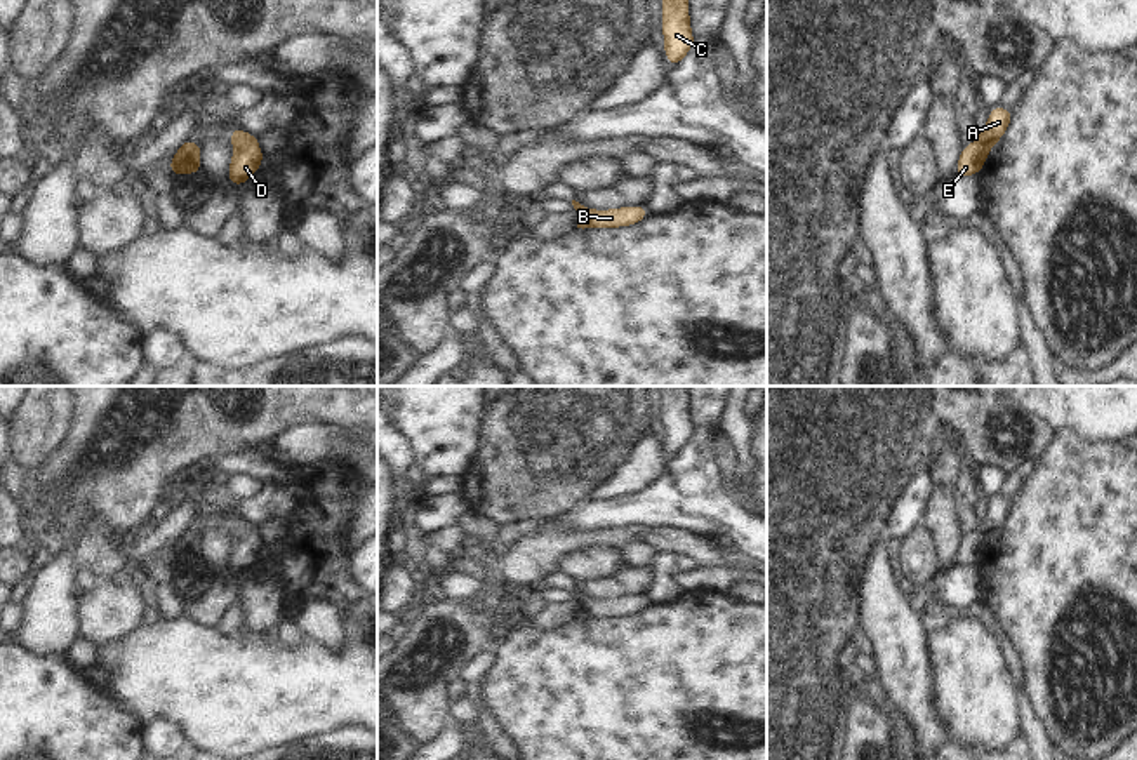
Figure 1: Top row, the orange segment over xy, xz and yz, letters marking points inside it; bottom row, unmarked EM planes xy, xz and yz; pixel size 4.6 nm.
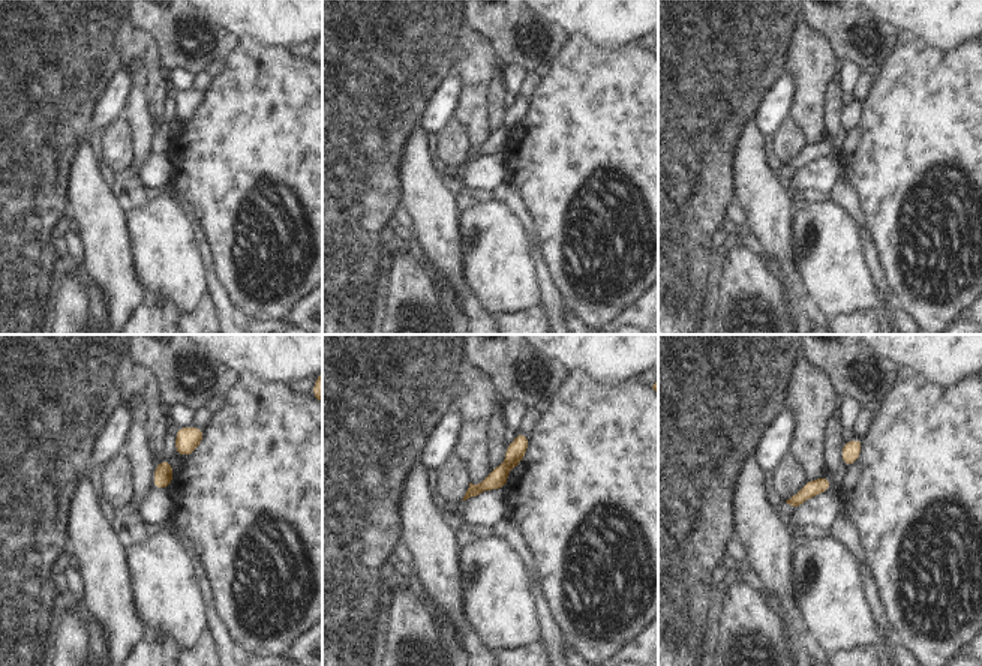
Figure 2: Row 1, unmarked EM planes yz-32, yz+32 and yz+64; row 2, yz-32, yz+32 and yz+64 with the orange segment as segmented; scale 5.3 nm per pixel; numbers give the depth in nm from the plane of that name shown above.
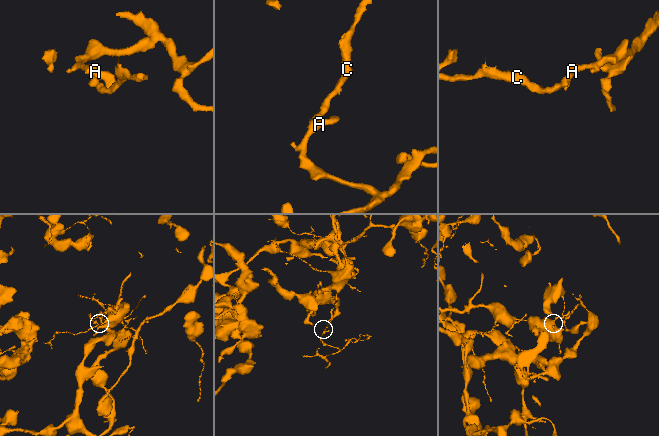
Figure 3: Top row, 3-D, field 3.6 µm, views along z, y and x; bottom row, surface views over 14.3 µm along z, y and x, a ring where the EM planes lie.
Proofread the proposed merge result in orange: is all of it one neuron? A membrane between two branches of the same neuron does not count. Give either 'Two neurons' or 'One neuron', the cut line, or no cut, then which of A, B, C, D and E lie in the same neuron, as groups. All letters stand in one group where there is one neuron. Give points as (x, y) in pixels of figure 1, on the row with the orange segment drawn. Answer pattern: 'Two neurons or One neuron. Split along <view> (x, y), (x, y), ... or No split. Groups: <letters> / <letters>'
Two neurons. Split along yz (977, 140), (988, 150). Groups: A B D / C E

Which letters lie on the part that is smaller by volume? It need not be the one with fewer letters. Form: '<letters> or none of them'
A, B, D

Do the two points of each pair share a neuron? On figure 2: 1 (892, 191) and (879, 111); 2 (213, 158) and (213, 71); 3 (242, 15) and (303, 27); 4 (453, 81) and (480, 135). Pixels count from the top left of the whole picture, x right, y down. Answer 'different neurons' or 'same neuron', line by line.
1: same neuron
2: different neurons
3: same neuron
4: different neurons

